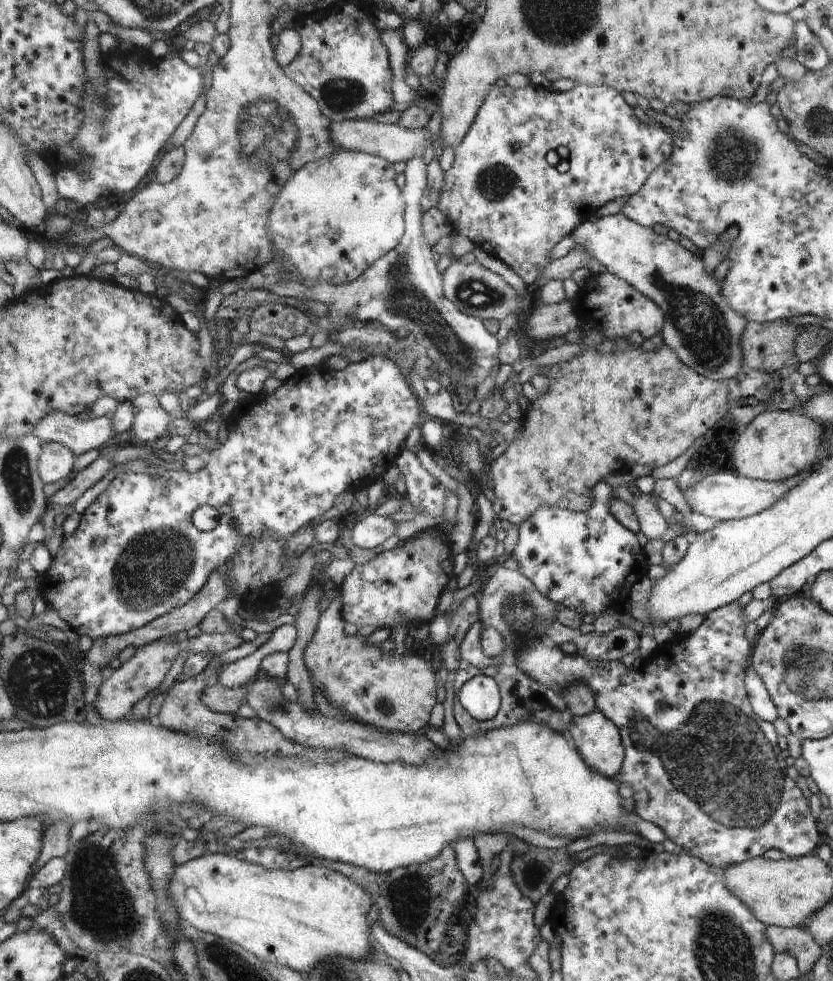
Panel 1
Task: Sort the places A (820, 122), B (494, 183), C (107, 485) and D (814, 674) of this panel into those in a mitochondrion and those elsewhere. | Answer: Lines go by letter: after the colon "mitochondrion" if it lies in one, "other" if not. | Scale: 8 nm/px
A: mitochondrion
B: mitochondrion
C: other
D: mitochondrion

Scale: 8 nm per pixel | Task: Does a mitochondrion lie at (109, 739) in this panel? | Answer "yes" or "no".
no

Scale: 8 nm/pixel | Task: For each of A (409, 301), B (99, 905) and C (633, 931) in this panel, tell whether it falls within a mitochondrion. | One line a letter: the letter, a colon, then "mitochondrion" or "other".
A: mitochondrion
B: mitochondrion
C: other

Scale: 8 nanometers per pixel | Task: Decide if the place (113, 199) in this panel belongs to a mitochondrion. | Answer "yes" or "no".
no

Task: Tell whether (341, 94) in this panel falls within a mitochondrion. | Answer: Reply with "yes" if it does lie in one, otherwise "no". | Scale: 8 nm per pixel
yes

